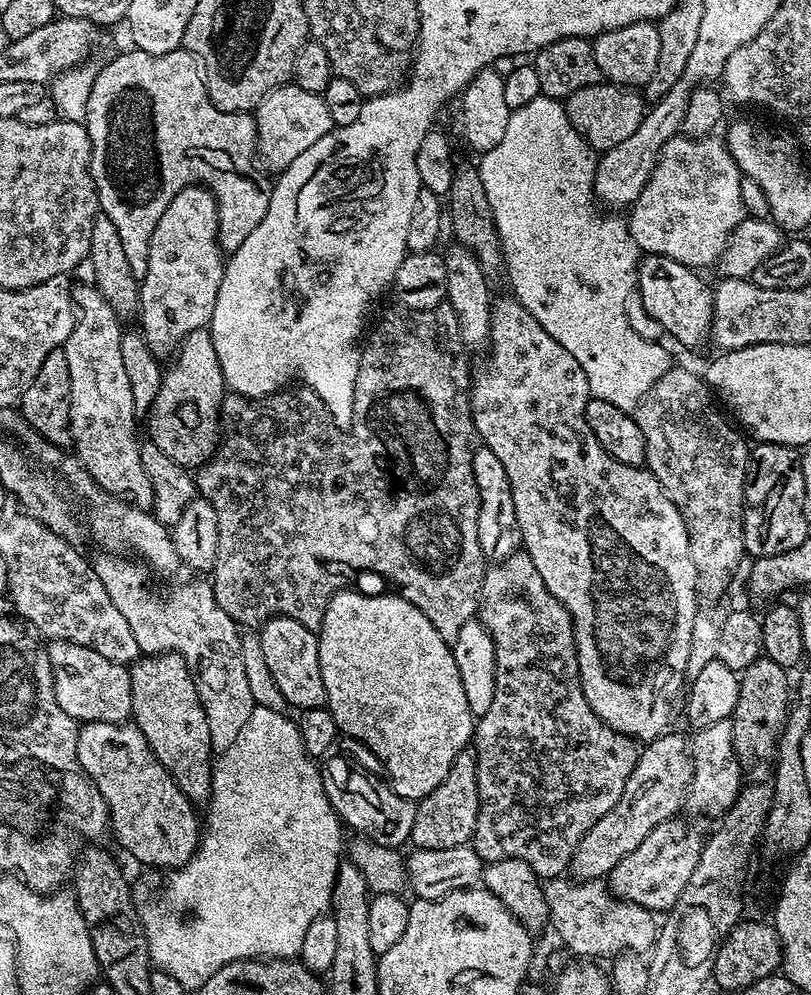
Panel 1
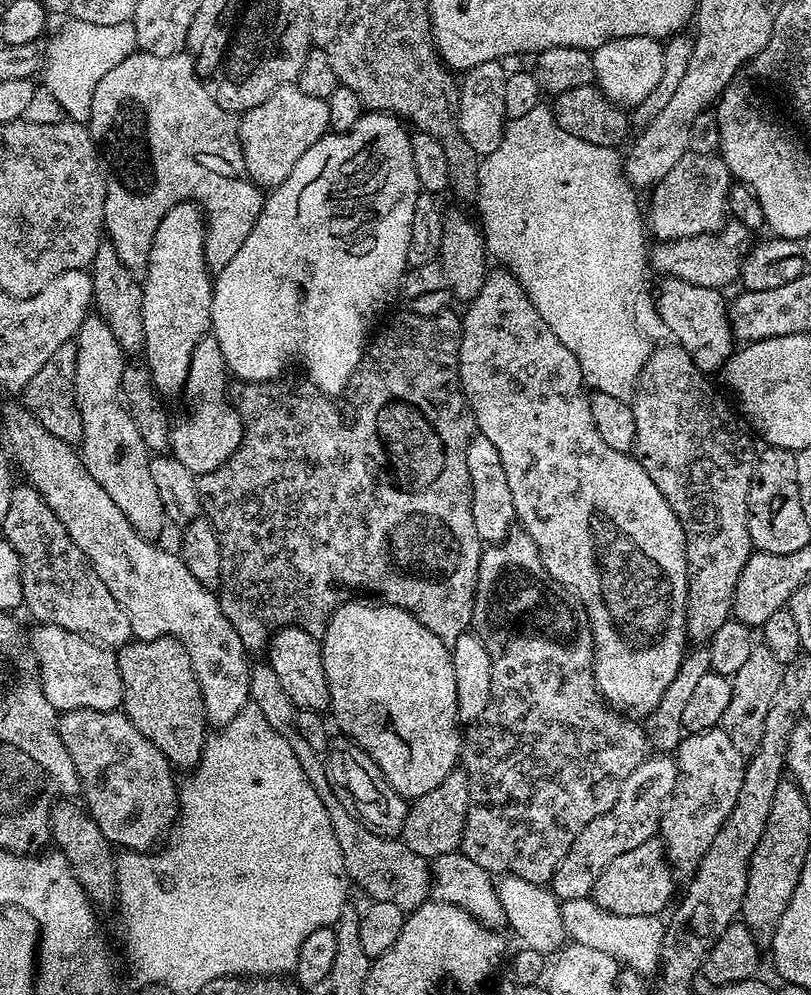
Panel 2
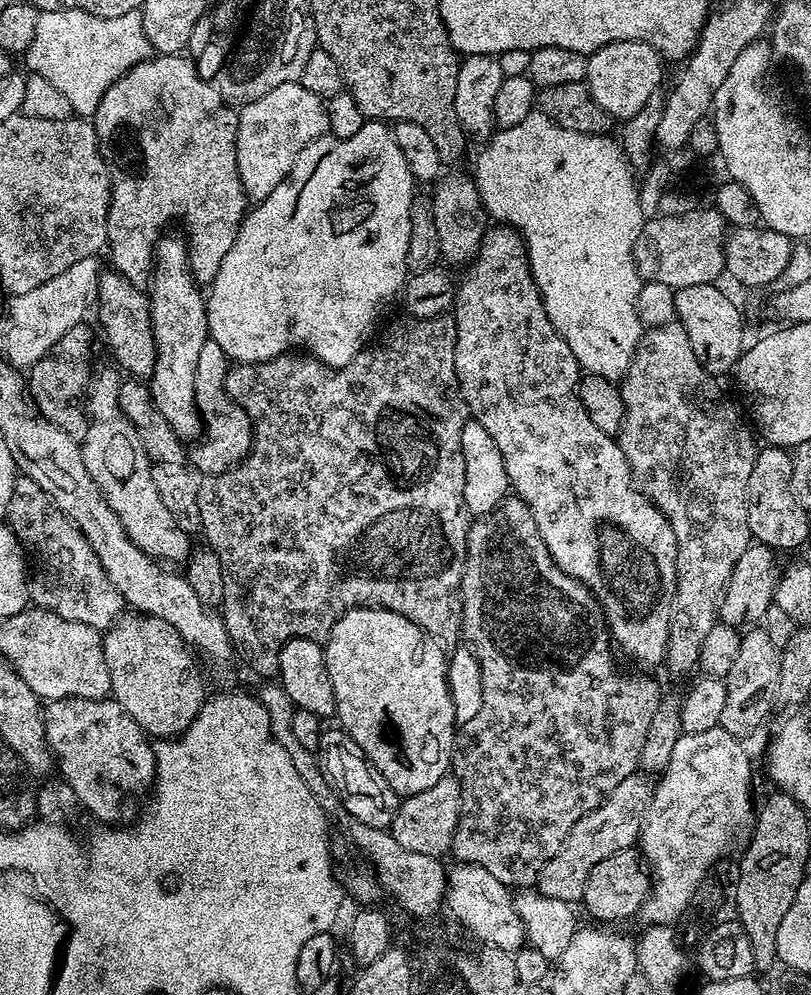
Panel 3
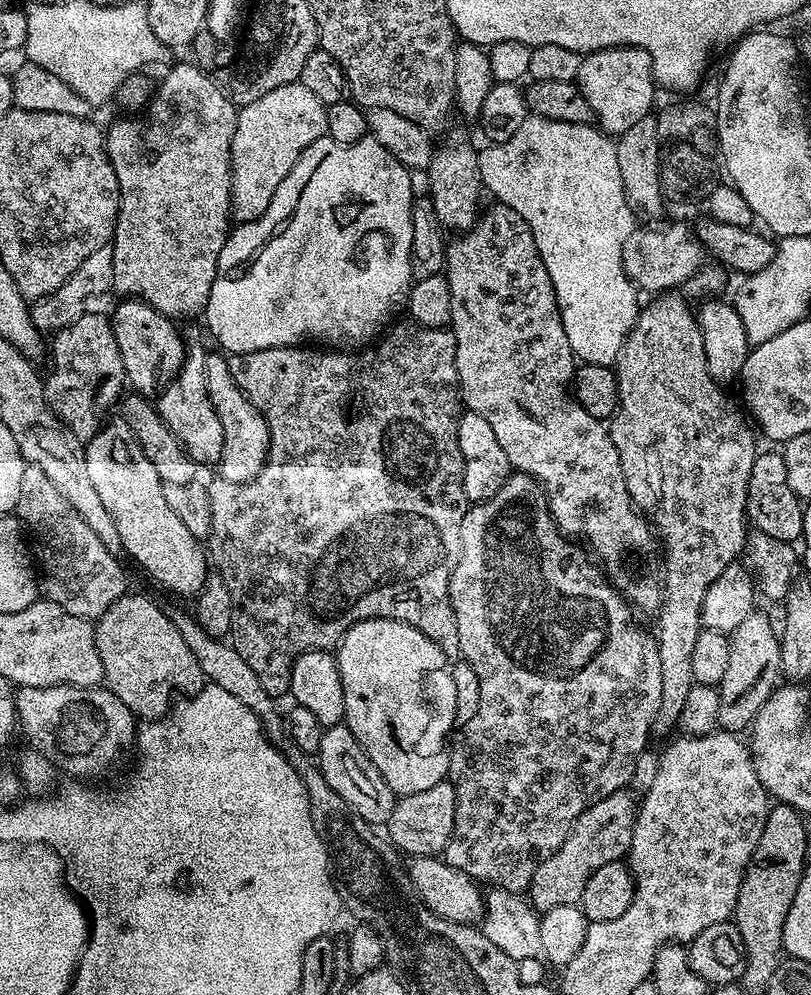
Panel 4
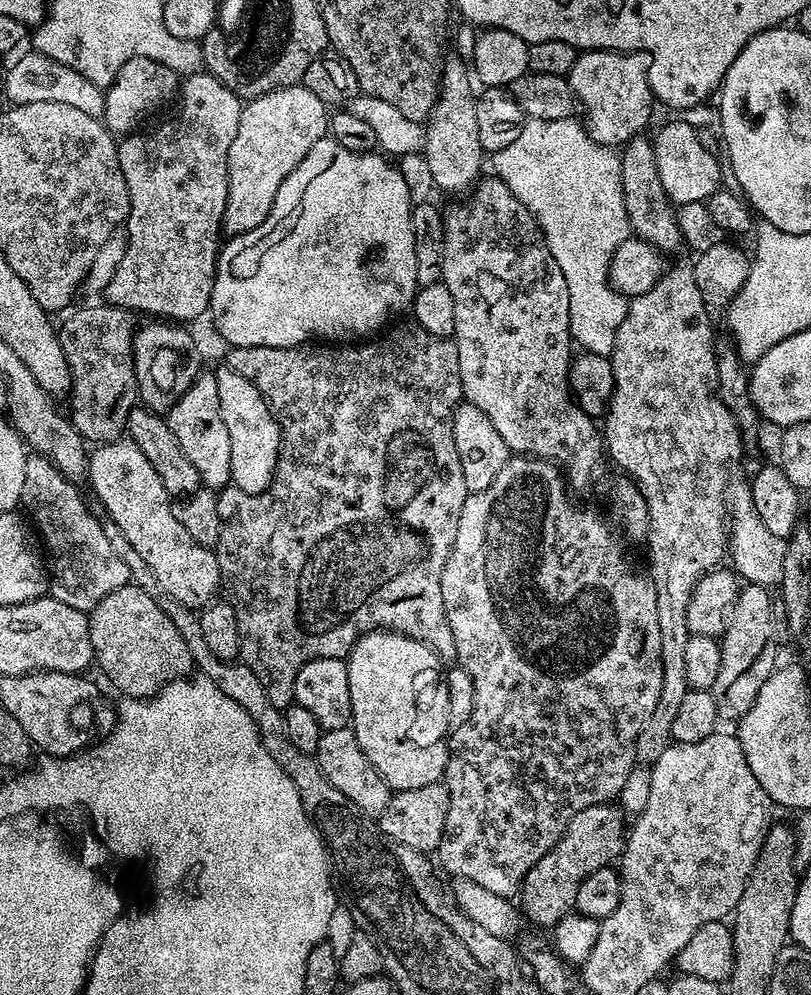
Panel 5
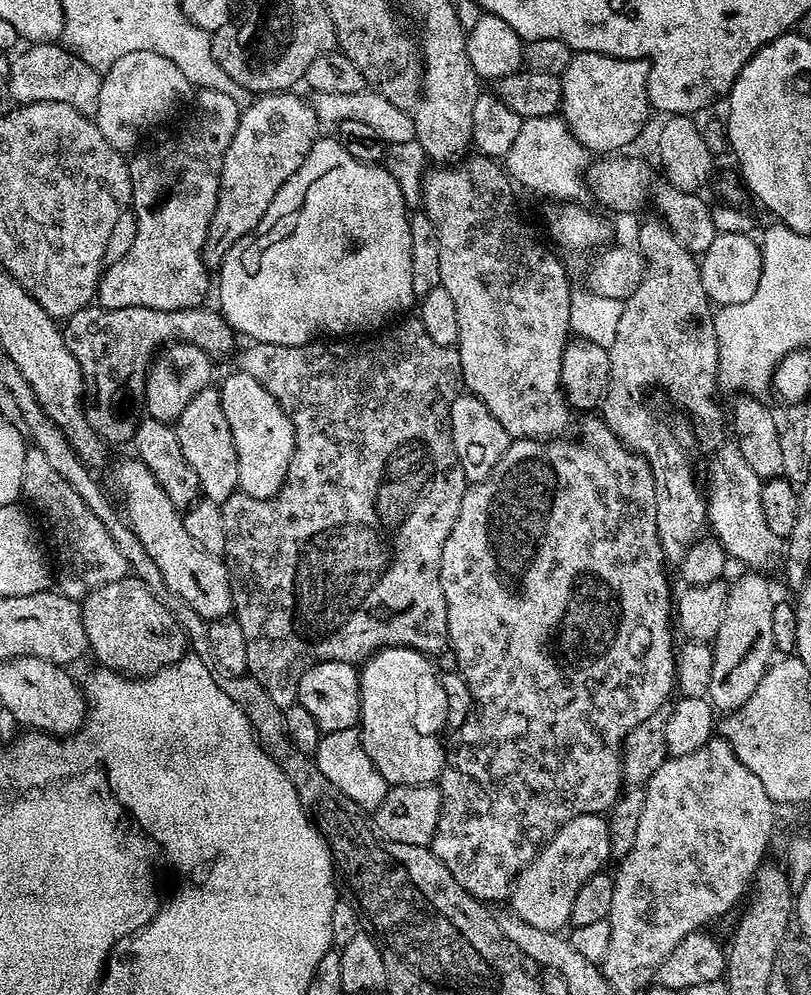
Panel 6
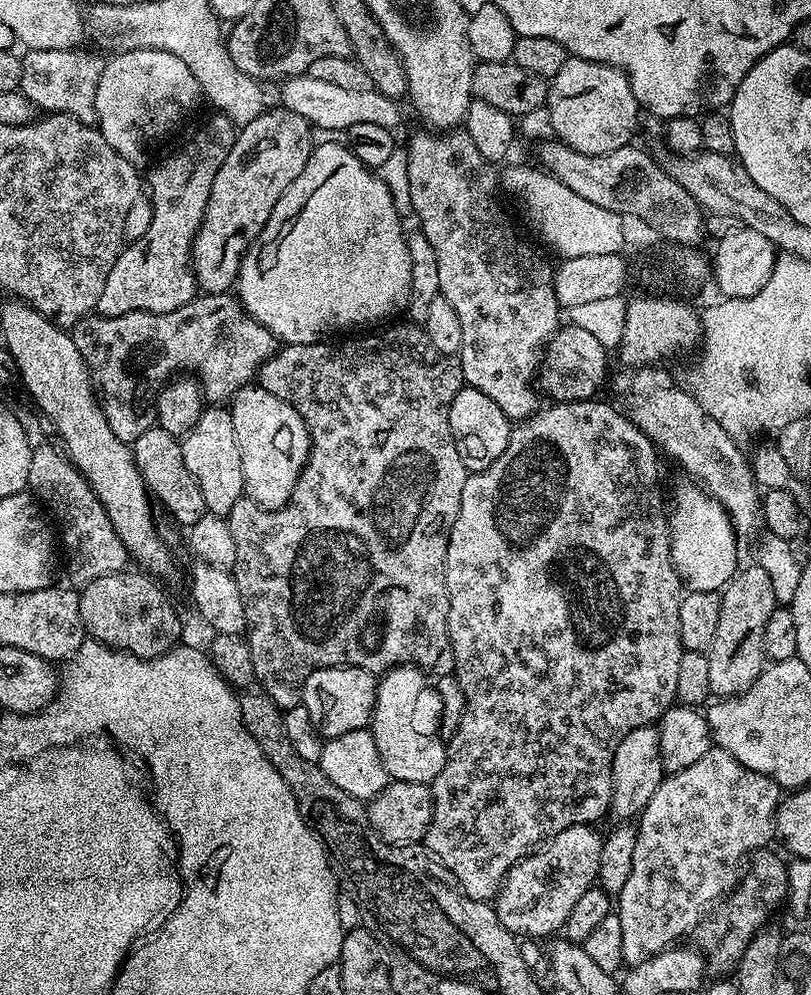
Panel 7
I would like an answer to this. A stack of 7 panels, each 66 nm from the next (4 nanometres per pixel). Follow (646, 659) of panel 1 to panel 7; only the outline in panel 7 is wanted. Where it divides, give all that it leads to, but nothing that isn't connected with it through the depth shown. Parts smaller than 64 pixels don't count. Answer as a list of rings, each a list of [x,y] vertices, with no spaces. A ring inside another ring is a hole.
[[[423,130],[424,132],[416,132],[409,138],[406,144],[406,151],[409,158],[409,182],[410,182],[410,200],[413,202],[413,213],[415,219],[420,219],[418,224],[419,231],[423,232],[426,242],[430,242],[430,246],[434,246],[434,255],[438,258],[438,286],[440,287],[440,295],[446,298],[446,302],[450,302],[450,306],[454,306],[455,312],[458,313],[458,323],[462,326],[462,346],[458,353],[460,369],[464,375],[464,383],[469,388],[477,388],[482,390],[482,394],[486,394],[486,398],[491,398],[493,402],[498,402],[498,406],[502,410],[502,414],[506,414],[509,420],[519,422],[533,416],[541,407],[542,400],[538,395],[538,388],[534,381],[538,376],[538,369],[542,363],[541,349],[547,345],[548,340],[555,334],[557,328],[561,327],[562,309],[558,298],[554,294],[554,275],[553,265],[547,264],[522,237],[516,233],[514,225],[508,221],[508,216],[504,213],[504,208],[500,205],[500,200],[496,197],[496,188],[498,192],[498,172],[495,172],[493,161],[482,158],[482,154],[478,150],[478,146],[474,146],[474,138],[470,138],[470,134],[466,130],[444,130],[437,134],[432,130]]]

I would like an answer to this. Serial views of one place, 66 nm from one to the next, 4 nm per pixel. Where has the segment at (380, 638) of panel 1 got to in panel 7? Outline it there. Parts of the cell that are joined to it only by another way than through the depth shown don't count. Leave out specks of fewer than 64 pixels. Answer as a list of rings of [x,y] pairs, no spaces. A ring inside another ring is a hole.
[[[401,666],[389,668],[379,677],[370,731],[374,746],[378,748],[378,758],[382,758],[382,766],[392,780],[431,785],[432,780],[438,778],[438,774],[442,774],[442,766],[446,762],[448,750],[445,741],[440,739],[439,731],[433,728],[438,720],[440,700],[436,696],[435,687],[430,680],[428,684],[428,680],[424,676],[427,675],[415,666]]]

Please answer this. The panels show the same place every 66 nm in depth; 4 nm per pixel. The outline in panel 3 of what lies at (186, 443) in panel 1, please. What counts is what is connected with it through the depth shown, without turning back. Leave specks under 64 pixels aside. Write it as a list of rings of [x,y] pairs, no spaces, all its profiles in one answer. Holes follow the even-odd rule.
[[[209,338],[202,346],[201,353],[198,354],[198,366],[194,370],[196,405],[204,421],[206,435],[193,447],[197,448],[193,452],[191,449],[190,452],[191,467],[204,476],[217,476],[227,472],[230,468],[235,468],[252,448],[254,421],[249,418],[248,411],[242,405],[231,400],[226,394],[225,371],[226,360],[220,351],[218,342]]]

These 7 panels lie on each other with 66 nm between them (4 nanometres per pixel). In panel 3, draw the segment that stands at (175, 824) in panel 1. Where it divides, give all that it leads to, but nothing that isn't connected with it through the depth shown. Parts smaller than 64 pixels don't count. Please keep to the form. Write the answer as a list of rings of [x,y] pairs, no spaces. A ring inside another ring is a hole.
[[[115,698],[49,700],[44,708],[44,733],[59,775],[68,781],[85,813],[88,811],[104,826],[128,826],[137,819],[142,808],[139,800],[151,793],[156,782],[156,749],[148,733],[140,729]]]

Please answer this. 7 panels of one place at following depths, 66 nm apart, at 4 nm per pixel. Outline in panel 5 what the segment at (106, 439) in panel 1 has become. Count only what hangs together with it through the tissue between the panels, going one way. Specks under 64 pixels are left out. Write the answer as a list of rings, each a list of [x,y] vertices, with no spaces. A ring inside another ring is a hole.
[[[121,438],[93,447],[88,457],[86,480],[92,483],[93,494],[108,511],[125,542],[156,579],[155,587],[159,591],[178,598],[178,602],[193,610],[200,610],[217,599],[222,585],[215,551],[194,542],[182,522],[174,518],[173,501],[166,486],[162,486],[162,478],[158,478],[154,466],[146,462],[146,454],[138,450],[132,439]]]

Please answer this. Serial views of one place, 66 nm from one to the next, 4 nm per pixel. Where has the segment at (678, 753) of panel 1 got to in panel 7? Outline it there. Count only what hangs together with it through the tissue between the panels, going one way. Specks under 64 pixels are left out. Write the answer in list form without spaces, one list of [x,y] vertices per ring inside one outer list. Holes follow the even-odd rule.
[[[591,824],[570,826],[508,871],[494,897],[494,907],[498,920],[512,935],[551,937],[563,929],[566,918],[570,918],[570,910],[574,910],[574,902],[597,883],[602,836],[596,830]]]

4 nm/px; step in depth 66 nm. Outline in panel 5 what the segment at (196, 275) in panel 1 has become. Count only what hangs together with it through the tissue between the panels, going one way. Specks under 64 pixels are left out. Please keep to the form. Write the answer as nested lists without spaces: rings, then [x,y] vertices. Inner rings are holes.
[[[201,371],[196,381],[174,402],[172,408],[168,409],[166,419],[170,430],[174,430],[174,438],[178,438],[186,458],[194,462],[194,470],[198,470],[201,485],[213,490],[229,487],[232,484],[230,434],[226,431],[226,422],[222,422],[218,406],[218,382],[215,371]]]

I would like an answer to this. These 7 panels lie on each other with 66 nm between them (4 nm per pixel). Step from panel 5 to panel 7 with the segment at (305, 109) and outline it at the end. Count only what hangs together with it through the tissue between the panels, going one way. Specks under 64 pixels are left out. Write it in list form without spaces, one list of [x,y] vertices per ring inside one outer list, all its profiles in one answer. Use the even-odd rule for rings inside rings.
[[[279,111],[262,112],[249,125],[241,127],[230,154],[226,154],[226,162],[222,162],[218,174],[214,174],[214,186],[210,186],[206,214],[202,218],[198,234],[192,240],[192,270],[196,274],[196,283],[201,293],[224,294],[235,285],[236,278],[240,275],[240,259],[245,250],[266,226],[278,198],[290,186],[290,182],[294,182],[294,178],[302,174],[302,166],[306,166],[310,158],[314,147],[311,140],[313,125],[302,118],[302,114]]]

